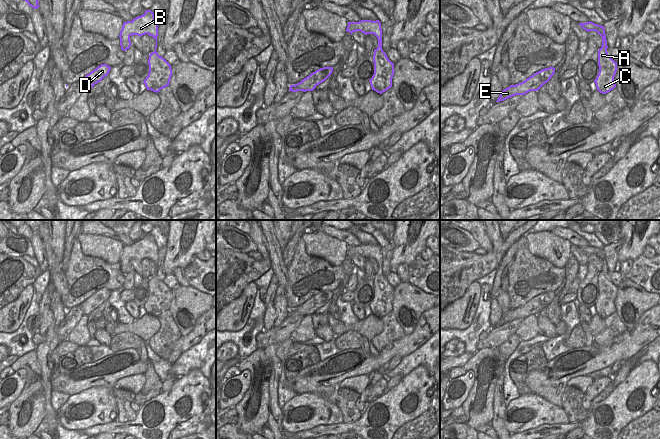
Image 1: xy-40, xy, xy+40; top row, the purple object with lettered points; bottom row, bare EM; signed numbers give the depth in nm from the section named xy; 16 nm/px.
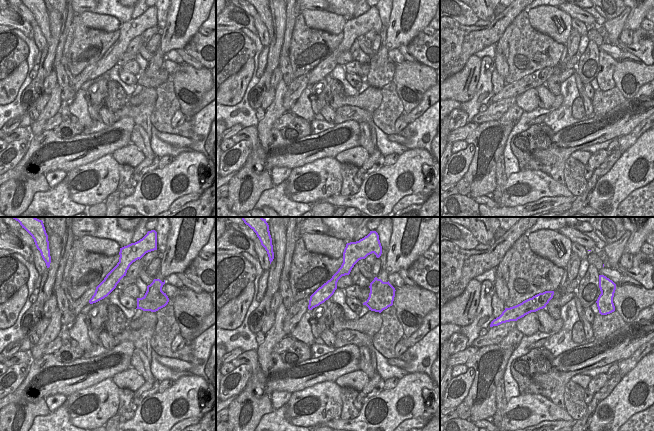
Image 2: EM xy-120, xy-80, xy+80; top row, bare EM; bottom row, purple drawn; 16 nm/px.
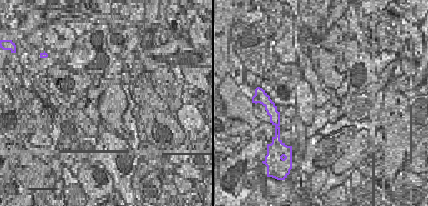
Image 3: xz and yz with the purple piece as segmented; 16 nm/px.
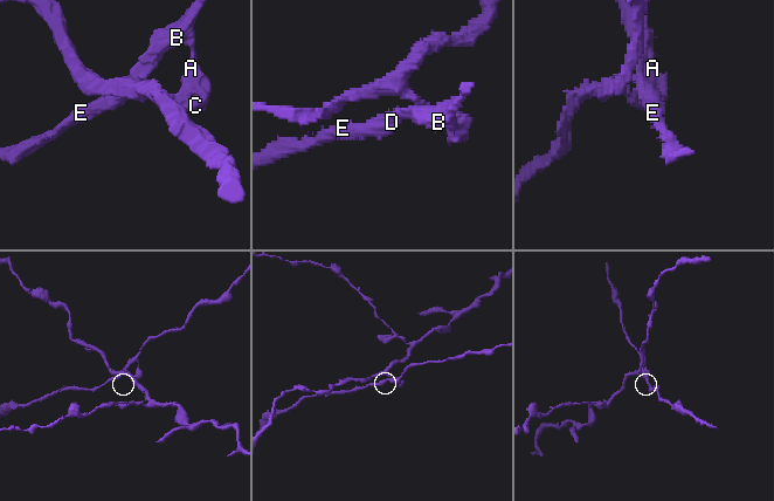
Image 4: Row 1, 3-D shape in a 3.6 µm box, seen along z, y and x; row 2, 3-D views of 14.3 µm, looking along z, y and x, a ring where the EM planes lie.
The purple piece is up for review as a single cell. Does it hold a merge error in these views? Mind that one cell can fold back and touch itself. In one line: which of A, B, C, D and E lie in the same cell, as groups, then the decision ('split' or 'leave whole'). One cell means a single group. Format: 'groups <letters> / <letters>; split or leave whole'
groups A C / B D E; split

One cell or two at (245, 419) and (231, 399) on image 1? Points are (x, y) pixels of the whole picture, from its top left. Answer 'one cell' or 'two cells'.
two cells

